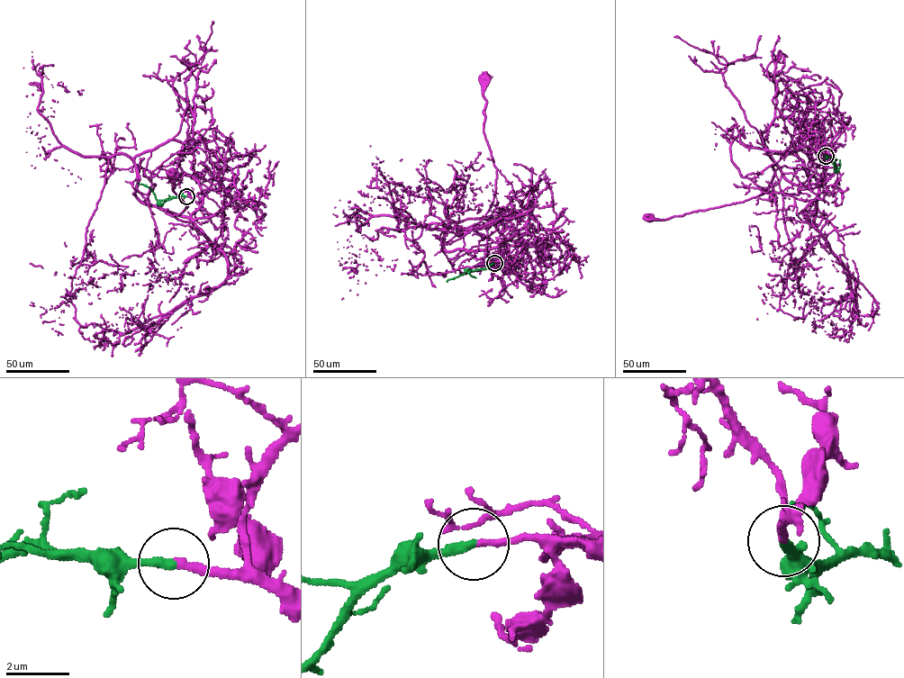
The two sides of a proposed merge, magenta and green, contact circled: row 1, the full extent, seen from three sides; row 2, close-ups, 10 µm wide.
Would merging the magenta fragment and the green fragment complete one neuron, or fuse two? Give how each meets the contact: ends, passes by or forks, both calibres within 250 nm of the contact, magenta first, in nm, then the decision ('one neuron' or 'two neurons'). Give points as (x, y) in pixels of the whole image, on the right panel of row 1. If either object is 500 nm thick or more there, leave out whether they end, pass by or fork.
magenta ends; green ends; calibres 200 and 280 nm; one neuron

